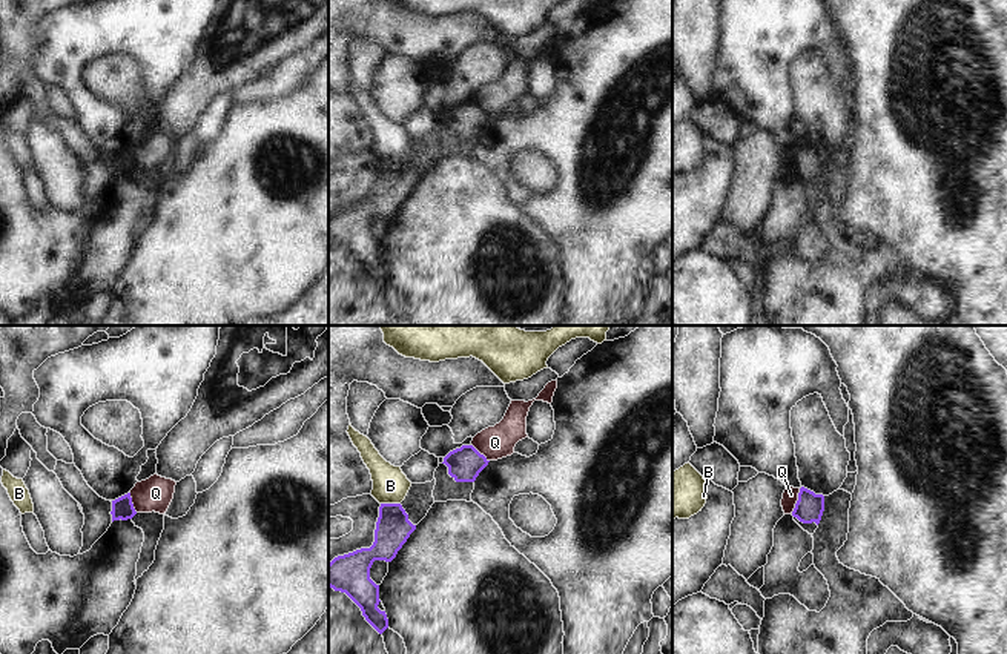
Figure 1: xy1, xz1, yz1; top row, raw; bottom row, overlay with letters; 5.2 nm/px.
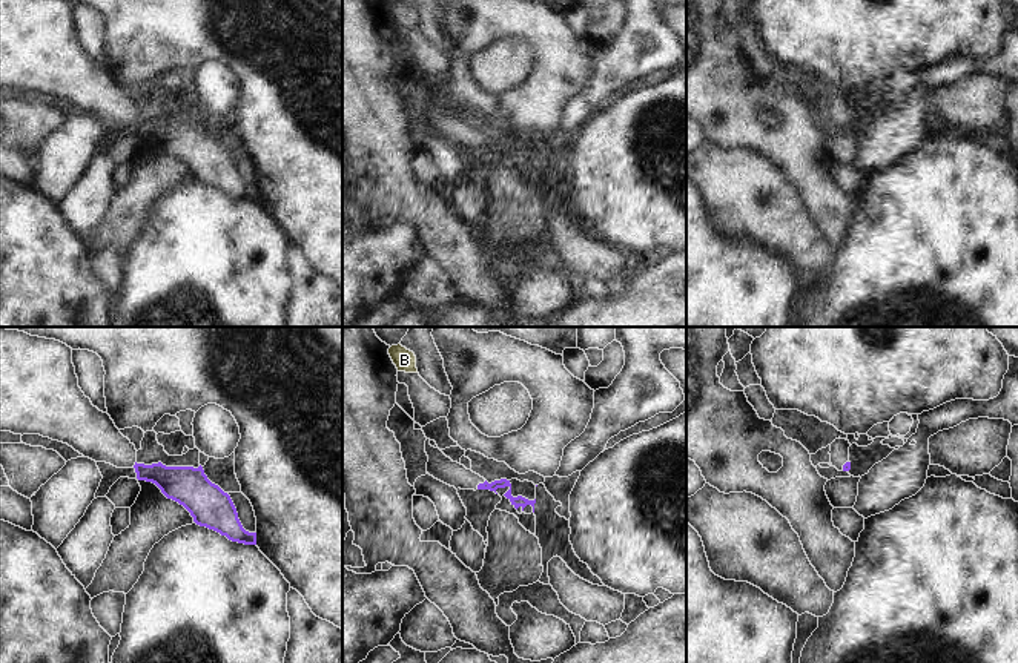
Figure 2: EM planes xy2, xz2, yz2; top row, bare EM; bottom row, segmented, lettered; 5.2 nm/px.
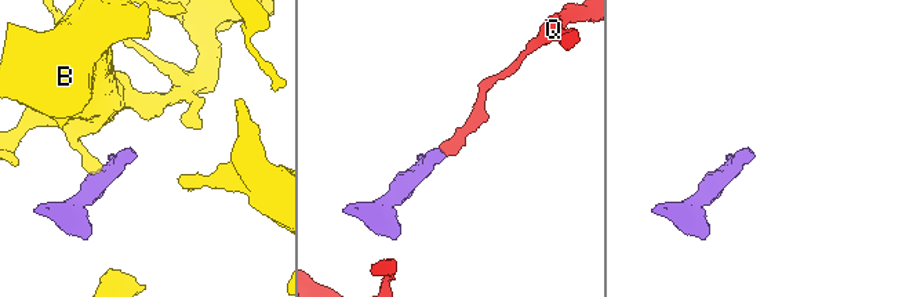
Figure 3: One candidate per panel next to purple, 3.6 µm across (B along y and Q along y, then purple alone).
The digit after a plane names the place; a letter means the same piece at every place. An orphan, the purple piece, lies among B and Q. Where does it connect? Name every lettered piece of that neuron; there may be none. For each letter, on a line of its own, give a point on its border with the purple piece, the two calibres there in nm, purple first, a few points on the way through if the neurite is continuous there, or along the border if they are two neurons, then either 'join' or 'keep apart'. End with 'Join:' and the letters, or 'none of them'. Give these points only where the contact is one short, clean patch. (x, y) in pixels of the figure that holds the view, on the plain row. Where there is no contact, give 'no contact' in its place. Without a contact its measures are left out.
B: meets purple in xz1 at (390, 160); 180 nm thick on the purple side, 190 nm on the other; border along xz1 (381, 158), (399, 160); keep apart
Q: meets purple in yz1 at (797, 157); 150 nm thick on the purple side, 80 nm on the other; border along yz1 (800, 145), (798, 155), (791, 169); keep apart
Join: none of them

